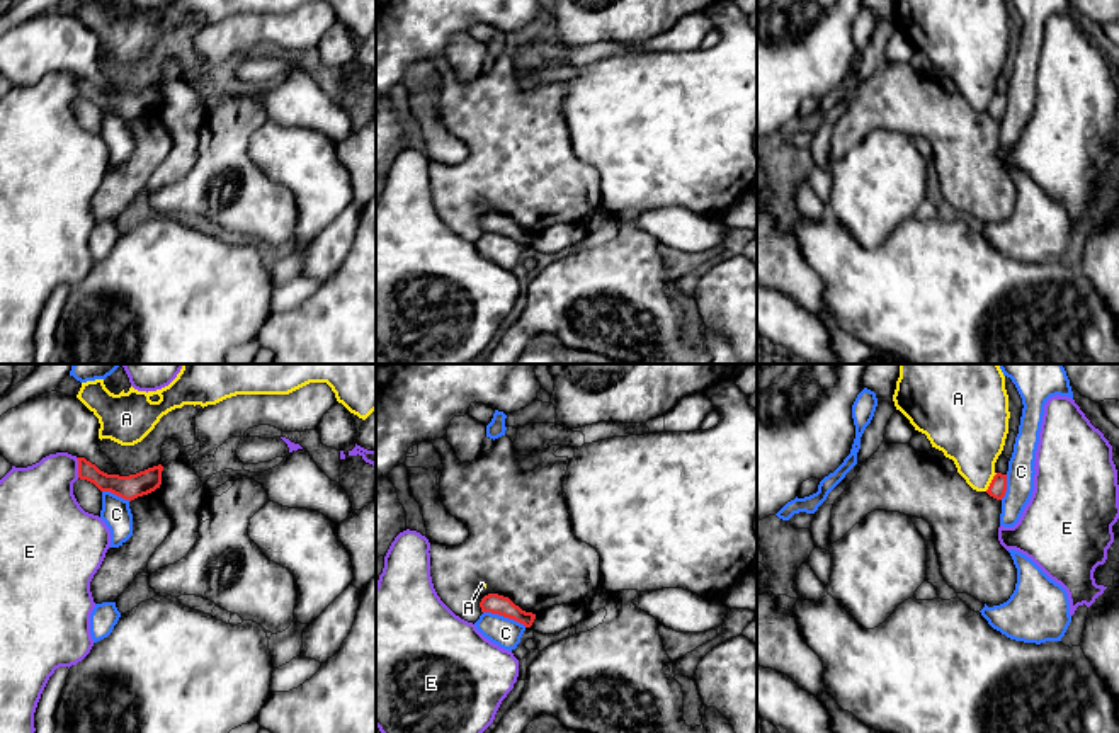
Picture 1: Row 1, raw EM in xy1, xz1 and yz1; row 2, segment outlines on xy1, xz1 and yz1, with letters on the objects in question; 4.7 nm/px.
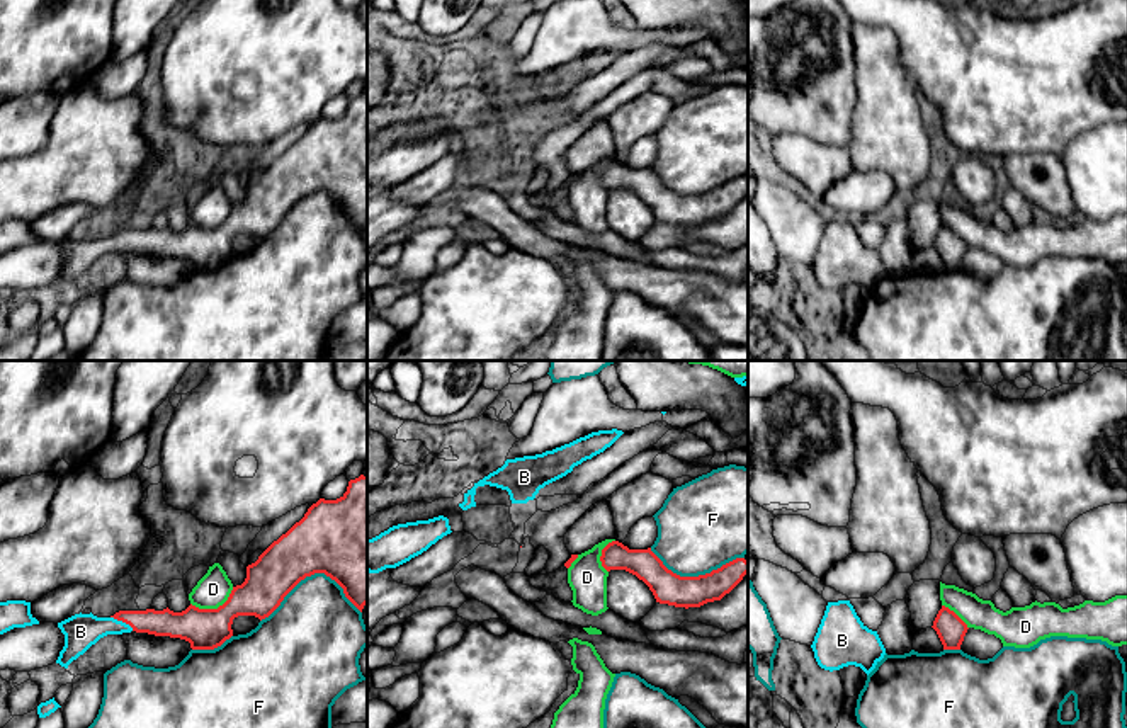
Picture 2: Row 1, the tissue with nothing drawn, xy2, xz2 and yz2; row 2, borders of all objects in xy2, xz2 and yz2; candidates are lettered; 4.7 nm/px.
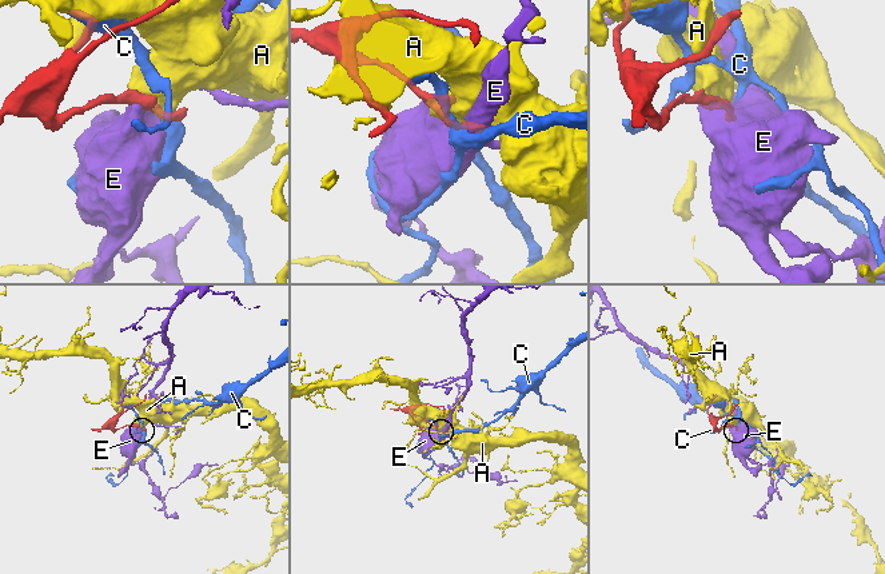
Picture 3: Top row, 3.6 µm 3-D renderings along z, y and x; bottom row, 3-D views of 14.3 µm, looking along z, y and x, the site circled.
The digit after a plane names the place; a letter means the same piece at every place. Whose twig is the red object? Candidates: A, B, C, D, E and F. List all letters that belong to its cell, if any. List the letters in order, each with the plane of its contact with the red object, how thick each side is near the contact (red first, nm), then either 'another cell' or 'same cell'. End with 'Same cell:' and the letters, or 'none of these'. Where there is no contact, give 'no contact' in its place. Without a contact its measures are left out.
A: meets red in yz1; 90 nm thick on the red side, 320 nm on the other; another cell
B: meets red in xy2; 130 nm thick on the red side, 160 nm on the other; same cell
C: meets red in xz1; 100 nm thick on the red side, 140 nm on the other; another cell
D: meets red in xy2; 200 nm thick on the red side, 160 nm on the other; another cell
E: meets red in xy1; 110 nm thick on the red side, 340 nm on the other; another cell
F: meets red in xy2; 420 nm thick on the red side, 400 nm on the other; another cell
Same cell: B

